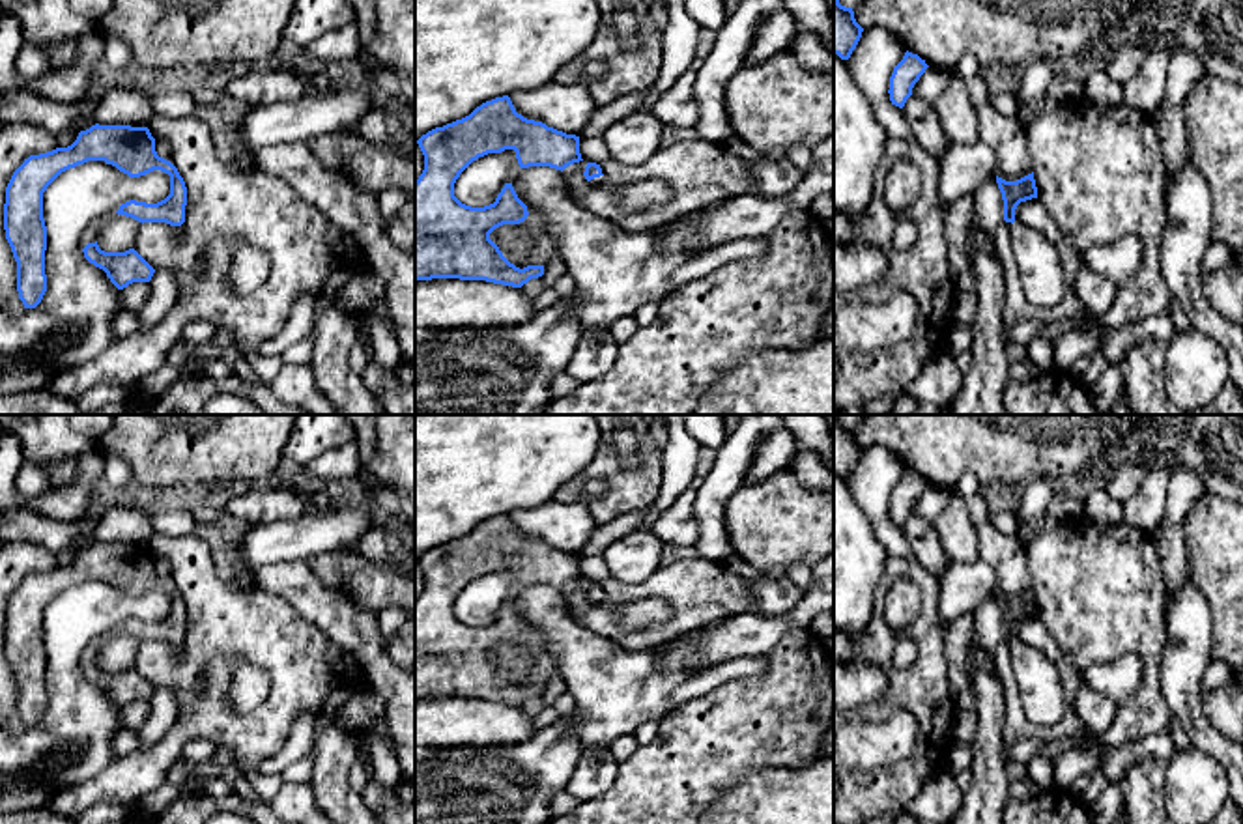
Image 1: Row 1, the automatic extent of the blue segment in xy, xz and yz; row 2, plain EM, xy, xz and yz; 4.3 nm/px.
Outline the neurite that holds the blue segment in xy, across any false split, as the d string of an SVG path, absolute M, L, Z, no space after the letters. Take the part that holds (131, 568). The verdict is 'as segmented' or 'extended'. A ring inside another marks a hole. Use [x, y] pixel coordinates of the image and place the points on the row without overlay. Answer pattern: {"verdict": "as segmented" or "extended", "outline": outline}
{"verdict": "as segmented", "outline": "M95 542L80 549L67 566L30 574L13 590L4 622L4 648L17 680L17 710L24 727L36 727L47 710L43 611L62 590L88 579L105 579L129 596L153 589L168 592L170 613L164 618L157 622L129 618L116 632L142 643L181 645L185 641L185 600L170 579L157 574L155 557L148 546Z"}

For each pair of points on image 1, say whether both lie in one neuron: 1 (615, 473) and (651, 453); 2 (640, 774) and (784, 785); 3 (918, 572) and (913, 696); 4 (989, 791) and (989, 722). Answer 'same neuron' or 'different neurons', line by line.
1: same neuron
2: different neurons
3: same neuron
4: same neuron

